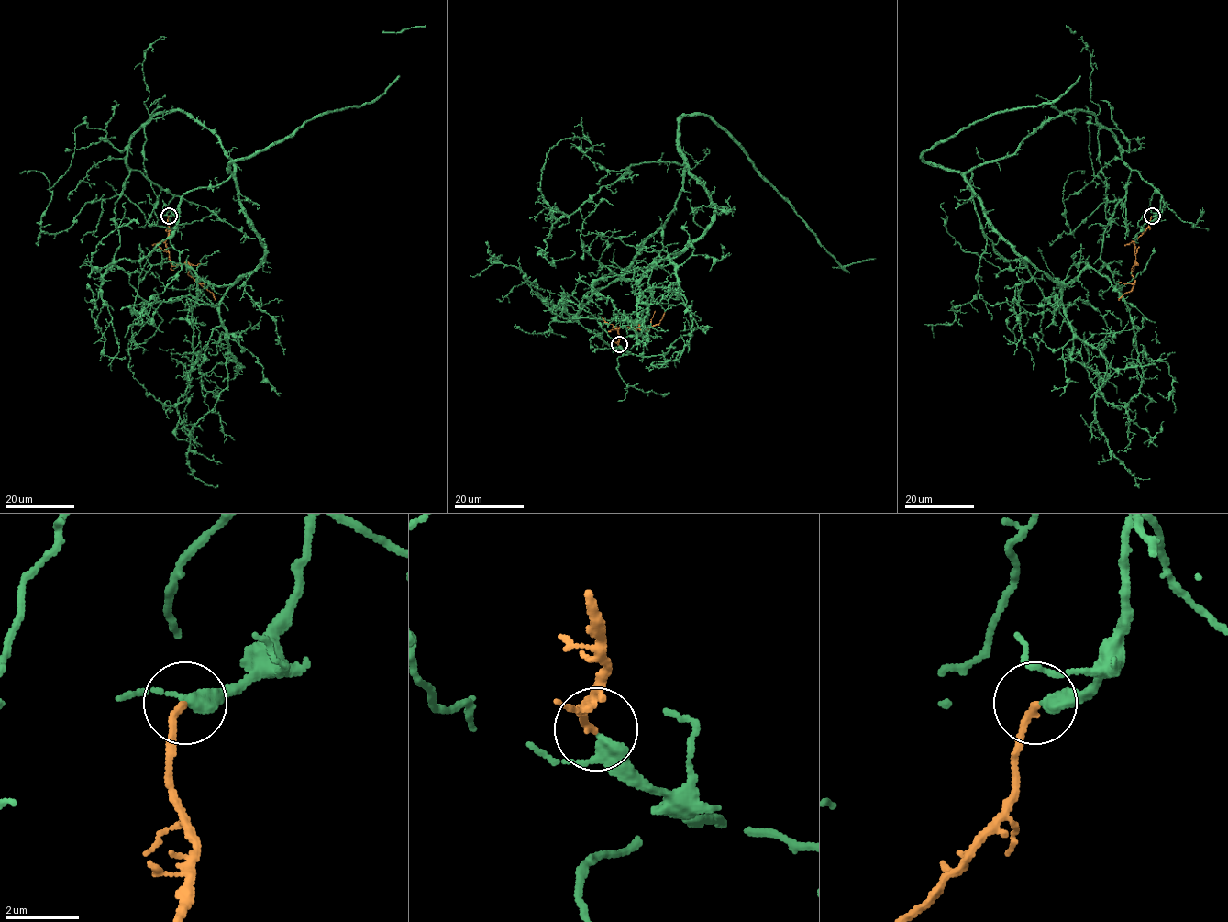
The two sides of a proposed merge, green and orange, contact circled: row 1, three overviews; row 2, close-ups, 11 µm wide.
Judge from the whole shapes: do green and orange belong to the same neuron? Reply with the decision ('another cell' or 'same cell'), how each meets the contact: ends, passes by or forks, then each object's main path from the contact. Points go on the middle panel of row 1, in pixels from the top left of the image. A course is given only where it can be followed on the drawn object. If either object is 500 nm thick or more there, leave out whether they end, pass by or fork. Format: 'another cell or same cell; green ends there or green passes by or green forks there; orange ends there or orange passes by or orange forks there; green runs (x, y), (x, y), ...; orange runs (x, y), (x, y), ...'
same cell; green passes by; orange ends there; green runs (618, 345), (576, 316), (676, 207), (684, 158), (714, 220), (641, 278), (639, 335), (585, 277); orange runs (618, 345), (615, 327), (633, 329), (637, 324), (650, 327), (660, 322), (664, 311)

